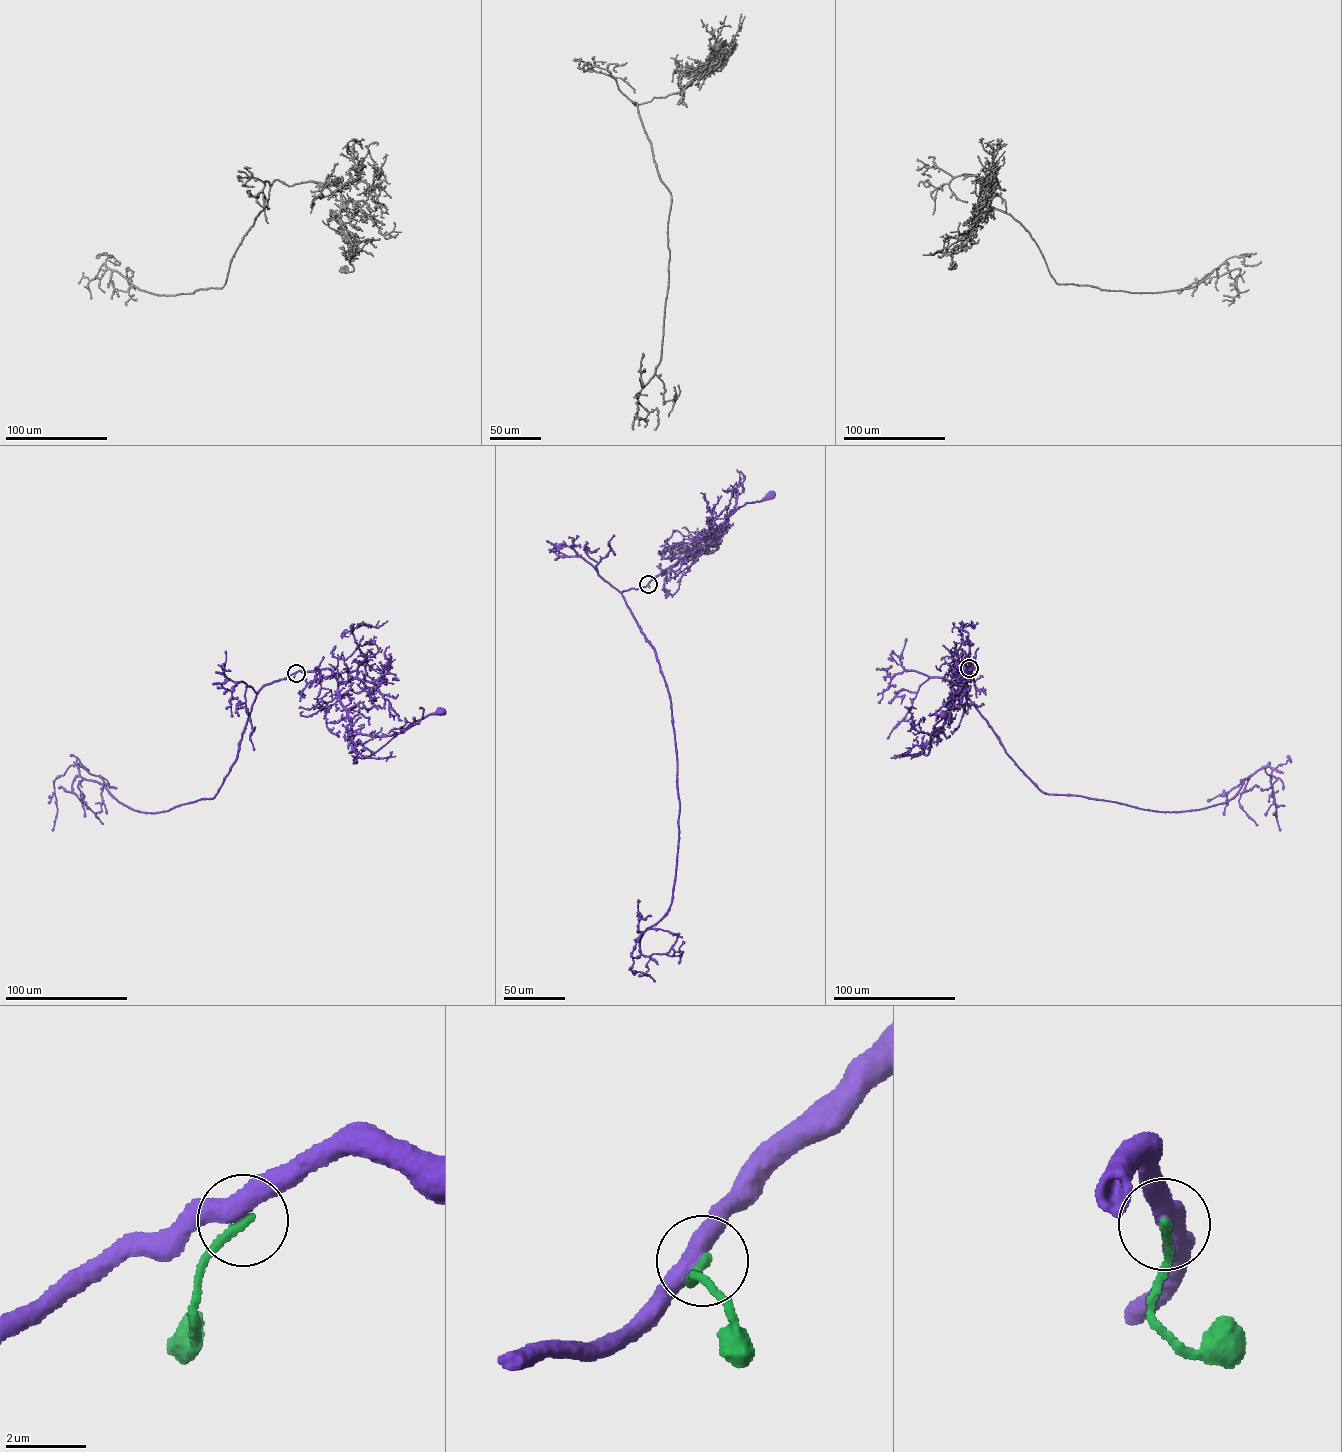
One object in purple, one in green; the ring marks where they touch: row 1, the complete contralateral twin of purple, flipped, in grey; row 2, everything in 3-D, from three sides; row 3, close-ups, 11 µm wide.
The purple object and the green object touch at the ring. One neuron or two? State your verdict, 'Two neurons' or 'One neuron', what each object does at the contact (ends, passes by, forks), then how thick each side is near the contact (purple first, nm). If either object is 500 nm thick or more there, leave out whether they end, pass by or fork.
Two neurons. At the ring purple passes by. At the ring green ends. Thickness 440 nm (purple) against 220 nm

